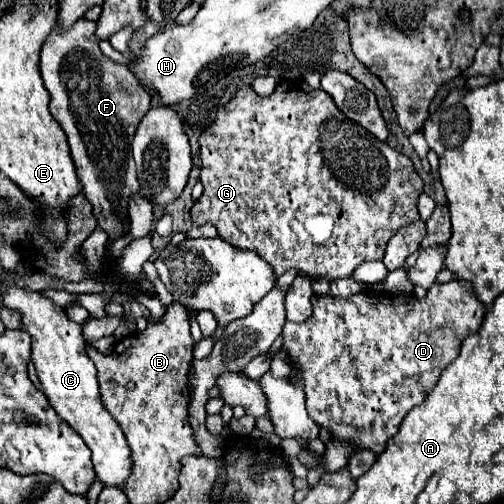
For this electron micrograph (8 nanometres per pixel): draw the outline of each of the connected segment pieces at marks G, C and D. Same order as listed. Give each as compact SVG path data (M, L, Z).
M283 80L281 84L277 84L273 94L269 94L265 98L257 96L251 86L239 88L237 94L233 96L233 100L217 110L215 122L199 136L199 146L201 146L199 158L203 158L201 160L203 196L199 200L195 200L193 208L191 208L193 224L195 226L203 226L203 224L217 226L219 236L225 242L229 242L235 248L255 250L269 264L273 264L277 276L281 276L289 268L295 268L295 270L299 270L299 274L303 274L311 280L325 278L325 280L331 282L331 280L337 280L337 278L349 278L351 272L359 264L371 262L371 260L383 260L383 252L387 248L389 238L401 226L407 226L407 224L411 224L419 218L417 198L423 192L423 180L415 172L411 160L405 154L393 150L389 144L371 136L371 132L367 132L365 128L361 128L359 124L349 120L347 116L343 116L343 112L335 106L335 102L331 100L331 96L327 92L323 92L321 88L319 90L311 88L305 80Z
M17 286L1 290L3 306L19 310L23 314L21 330L31 334L31 352L37 368L37 376L43 386L43 394L47 396L53 410L83 438L83 442L91 450L91 460L95 466L97 478L105 486L123 488L131 470L133 456L131 448L125 440L123 430L115 422L115 418L103 408L97 386L97 370L91 358L85 352L85 340L81 336L81 324L75 324L67 318L65 310L53 304L49 298L43 298L39 292L23 290Z
M451 280L451 282L445 282L445 284L433 284L427 292L427 296L423 300L417 300L415 296L407 294L399 294L399 296L393 296L393 294L373 294L373 292L359 292L359 294L353 294L353 296L347 296L347 298L335 298L335 296L313 296L311 298L311 304L313 304L313 314L301 322L301 324L295 324L295 322L285 322L283 326L283 346L281 350L287 352L289 360L295 364L297 370L301 370L301 376L303 376L303 390L307 394L307 410L309 410L309 416L319 424L319 426L325 426L331 430L333 438L339 438L339 440L347 440L351 444L359 444L361 448L369 448L373 450L375 454L383 452L385 450L385 444L391 436L397 434L397 428L401 424L401 420L407 416L407 412L411 408L415 408L417 404L421 404L425 400L425 396L429 394L429 390L433 390L433 386L437 384L441 372L459 356L459 350L461 350L461 342L465 340L465 336L469 334L475 334L479 328L481 328L481 322L483 322L483 314L485 314L485 308L483 304L475 298L473 294L473 286L471 282L463 282L463 280Z

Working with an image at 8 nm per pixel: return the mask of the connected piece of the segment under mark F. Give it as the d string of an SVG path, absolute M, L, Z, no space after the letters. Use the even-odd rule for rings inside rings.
M85 18L77 20L69 30L59 28L59 24L51 30L51 34L47 36L41 48L39 68L41 68L45 88L51 96L49 110L69 138L71 156L73 156L83 192L87 200L93 204L95 216L99 218L99 228L107 232L109 240L115 240L119 238L119 232L123 230L121 220L127 214L127 198L139 192L135 162L131 160L131 140L135 136L139 120L149 110L151 94L139 84L135 74L129 72L127 66L113 62L99 50L99 40L95 38L95 22L89 22Z

